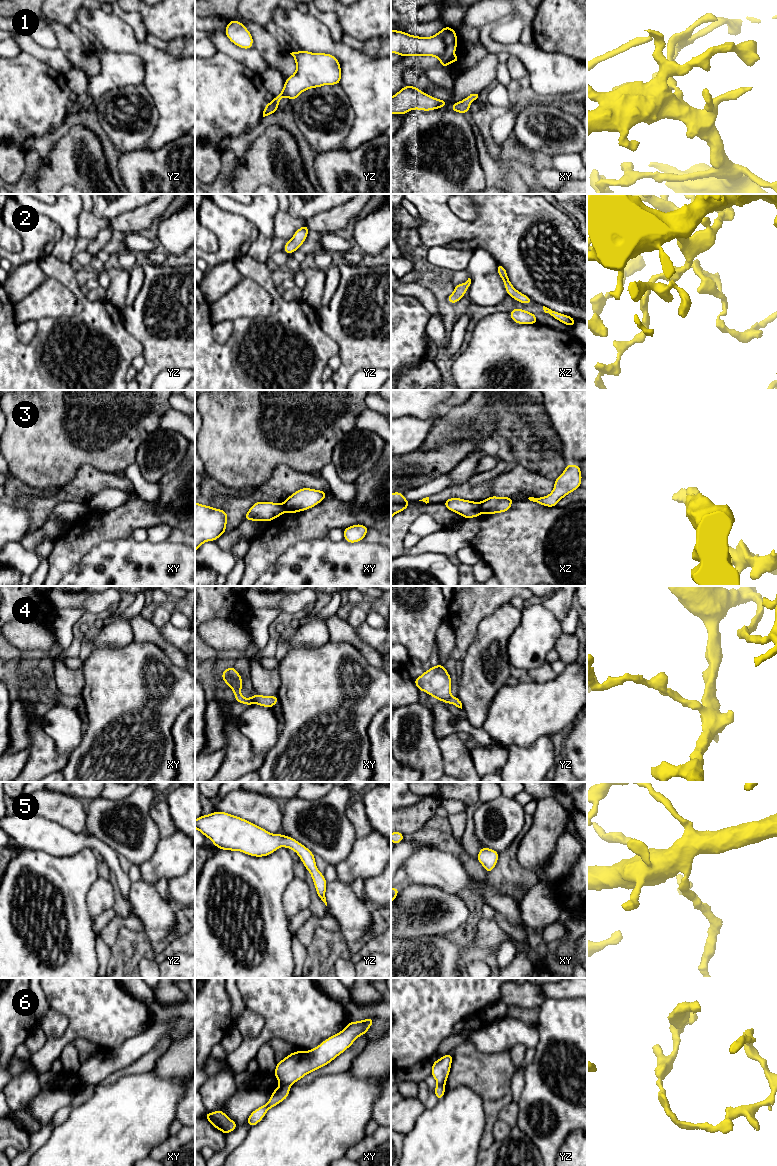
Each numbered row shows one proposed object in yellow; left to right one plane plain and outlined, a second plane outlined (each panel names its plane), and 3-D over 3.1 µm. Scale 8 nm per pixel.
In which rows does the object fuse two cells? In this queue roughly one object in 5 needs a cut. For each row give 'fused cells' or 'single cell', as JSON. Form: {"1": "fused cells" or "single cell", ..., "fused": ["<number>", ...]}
{"1": "single cell", "2": "single cell", "3": "fused cells", "4": "single cell", "5": "single cell", "6": "fused cells", "fused": ["3", "6"]}

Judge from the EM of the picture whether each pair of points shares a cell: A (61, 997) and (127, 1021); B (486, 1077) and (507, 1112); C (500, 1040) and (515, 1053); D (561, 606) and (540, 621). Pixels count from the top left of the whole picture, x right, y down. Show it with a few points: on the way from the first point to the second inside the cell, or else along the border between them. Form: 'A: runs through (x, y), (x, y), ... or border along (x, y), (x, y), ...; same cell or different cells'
A: runs through (77, 997), (88, 997), (106, 1015), (111, 1016); same cell
B: border along (512, 1101), (500, 1111), (498, 1119); different cells
C: border along (526, 1047), (522, 1044), (516, 1044), (509, 1050); different cells
D: border along (542, 603), (561, 622); different cells

